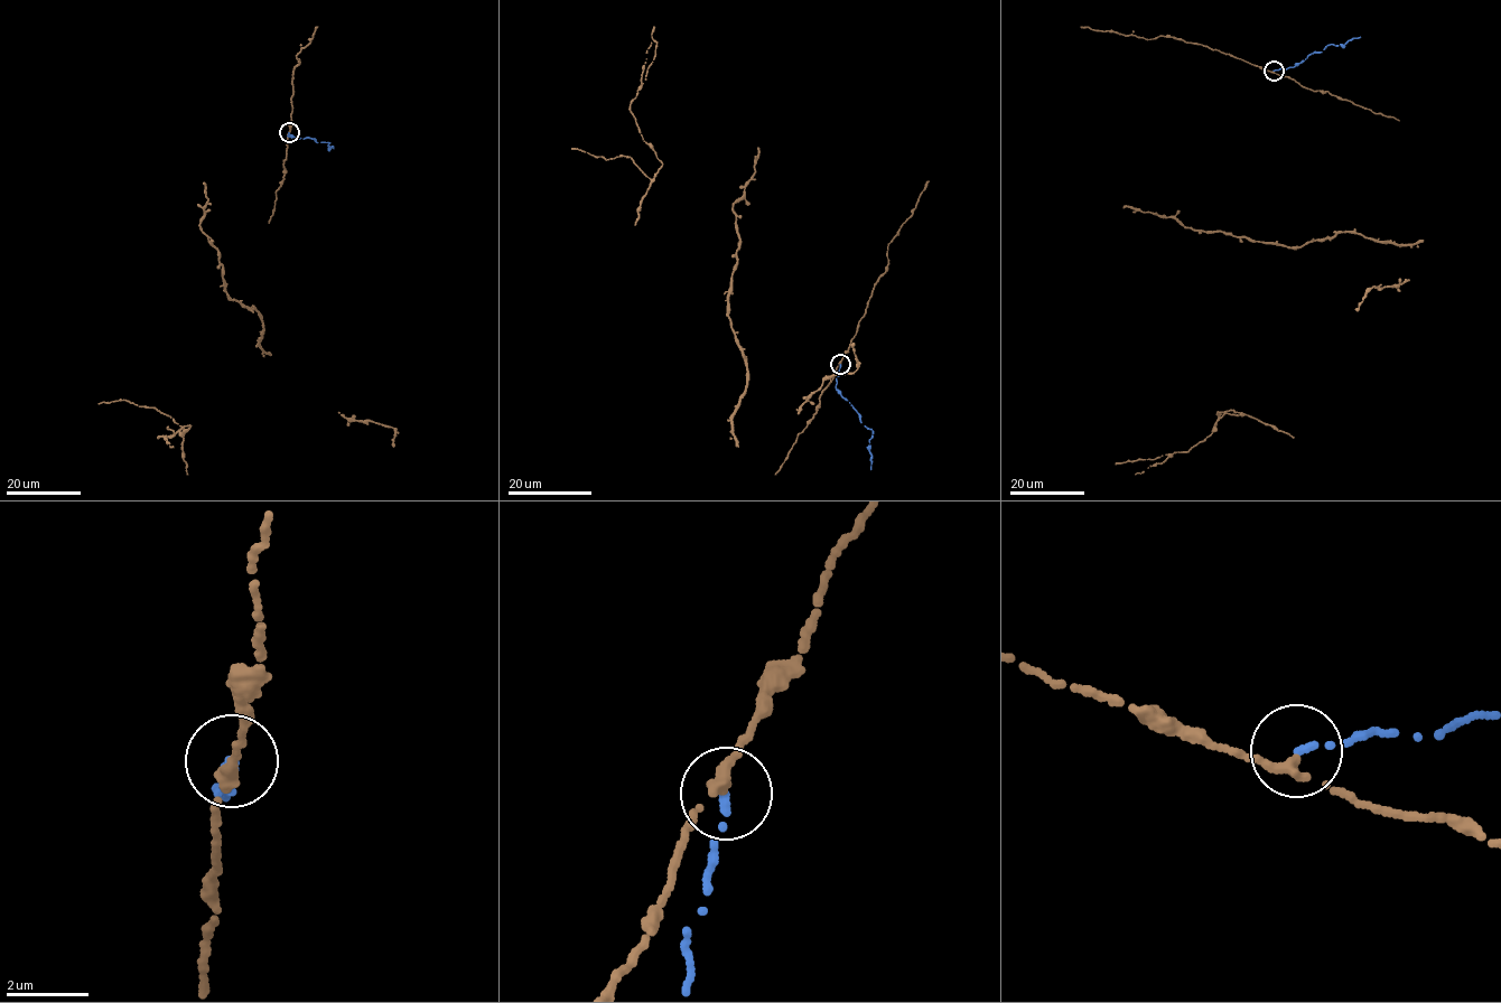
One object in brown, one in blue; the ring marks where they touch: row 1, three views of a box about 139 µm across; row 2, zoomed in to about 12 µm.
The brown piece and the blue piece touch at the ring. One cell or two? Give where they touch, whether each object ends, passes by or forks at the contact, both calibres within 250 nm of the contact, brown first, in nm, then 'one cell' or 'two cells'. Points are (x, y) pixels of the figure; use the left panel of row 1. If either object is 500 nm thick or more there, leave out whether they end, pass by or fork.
place (289, 132); brown passes by; blue ends; calibres 240 and 150 nm; two cells

